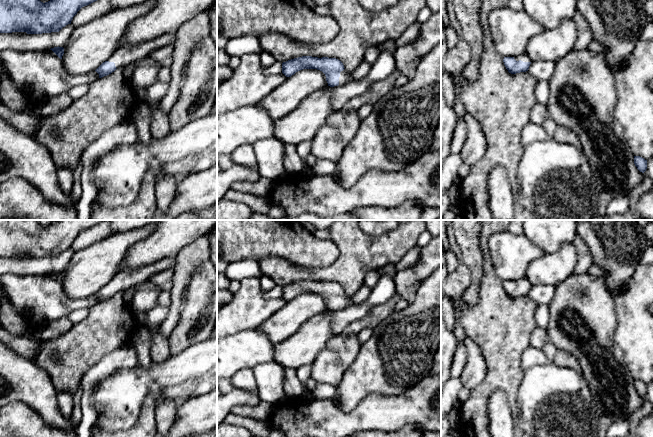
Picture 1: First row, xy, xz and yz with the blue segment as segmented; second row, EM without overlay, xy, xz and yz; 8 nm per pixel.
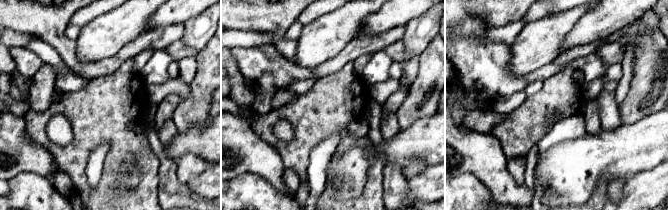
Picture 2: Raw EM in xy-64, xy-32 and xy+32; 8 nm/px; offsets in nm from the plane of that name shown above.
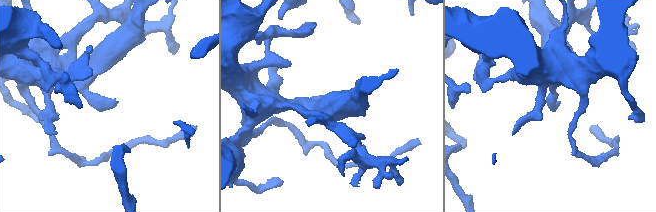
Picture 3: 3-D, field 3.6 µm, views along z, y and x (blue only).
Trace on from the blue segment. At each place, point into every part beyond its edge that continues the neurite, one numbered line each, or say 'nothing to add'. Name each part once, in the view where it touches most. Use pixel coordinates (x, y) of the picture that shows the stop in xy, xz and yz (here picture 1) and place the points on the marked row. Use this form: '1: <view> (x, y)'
1: yz (525, 57)

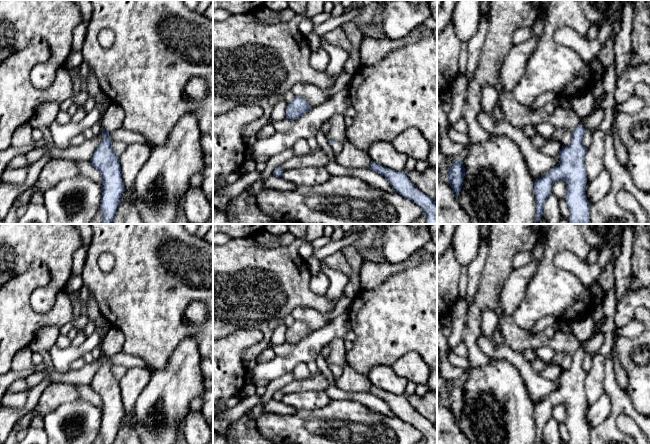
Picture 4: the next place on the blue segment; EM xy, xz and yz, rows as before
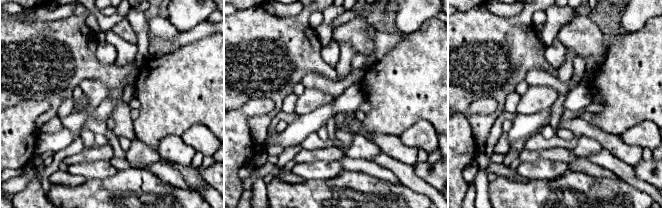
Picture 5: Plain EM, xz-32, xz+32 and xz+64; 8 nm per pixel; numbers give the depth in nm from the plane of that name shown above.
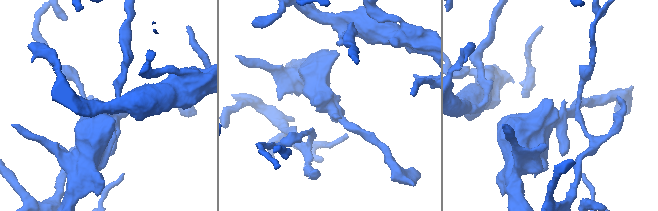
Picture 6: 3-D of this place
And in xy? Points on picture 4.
nothing to add

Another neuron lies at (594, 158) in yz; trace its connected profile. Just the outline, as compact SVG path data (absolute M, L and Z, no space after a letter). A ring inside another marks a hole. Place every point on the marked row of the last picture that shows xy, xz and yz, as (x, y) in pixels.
M600 128L592 130L591 145L587 148L584 158L587 181L594 179L604 170L605 136Z

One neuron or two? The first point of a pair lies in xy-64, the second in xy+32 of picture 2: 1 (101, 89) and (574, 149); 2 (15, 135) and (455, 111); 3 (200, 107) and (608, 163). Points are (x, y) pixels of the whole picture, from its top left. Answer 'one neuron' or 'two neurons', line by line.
1: two neurons
2: two neurons
3: two neurons

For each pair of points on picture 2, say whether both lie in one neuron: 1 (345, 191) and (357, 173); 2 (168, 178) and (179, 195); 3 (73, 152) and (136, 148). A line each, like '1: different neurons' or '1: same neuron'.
1: same neuron
2: same neuron
3: same neuron

